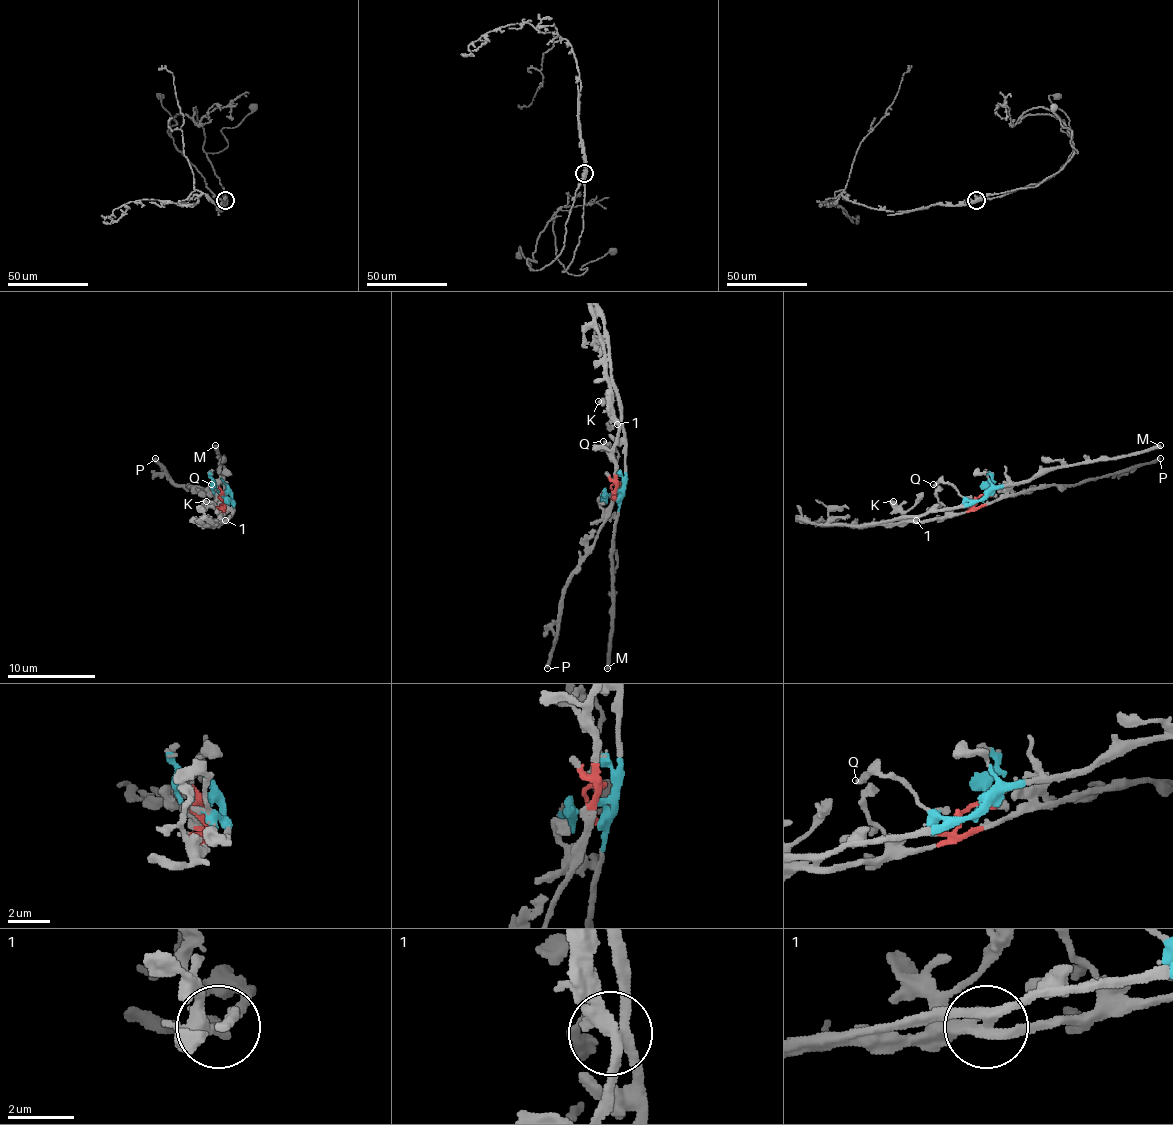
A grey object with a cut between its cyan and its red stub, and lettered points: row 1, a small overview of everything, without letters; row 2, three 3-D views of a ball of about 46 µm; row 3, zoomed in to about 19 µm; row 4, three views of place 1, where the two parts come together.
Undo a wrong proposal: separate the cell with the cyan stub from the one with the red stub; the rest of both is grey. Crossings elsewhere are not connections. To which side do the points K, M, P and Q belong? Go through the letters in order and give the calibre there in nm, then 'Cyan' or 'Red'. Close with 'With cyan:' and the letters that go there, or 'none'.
K: Thickness 480 nm. Red
M: Thickness 320 nm. Cyan
P: Thickness 320 nm. Red
Q: Thickness 360 nm. Cyan
With cyan: M, Q

